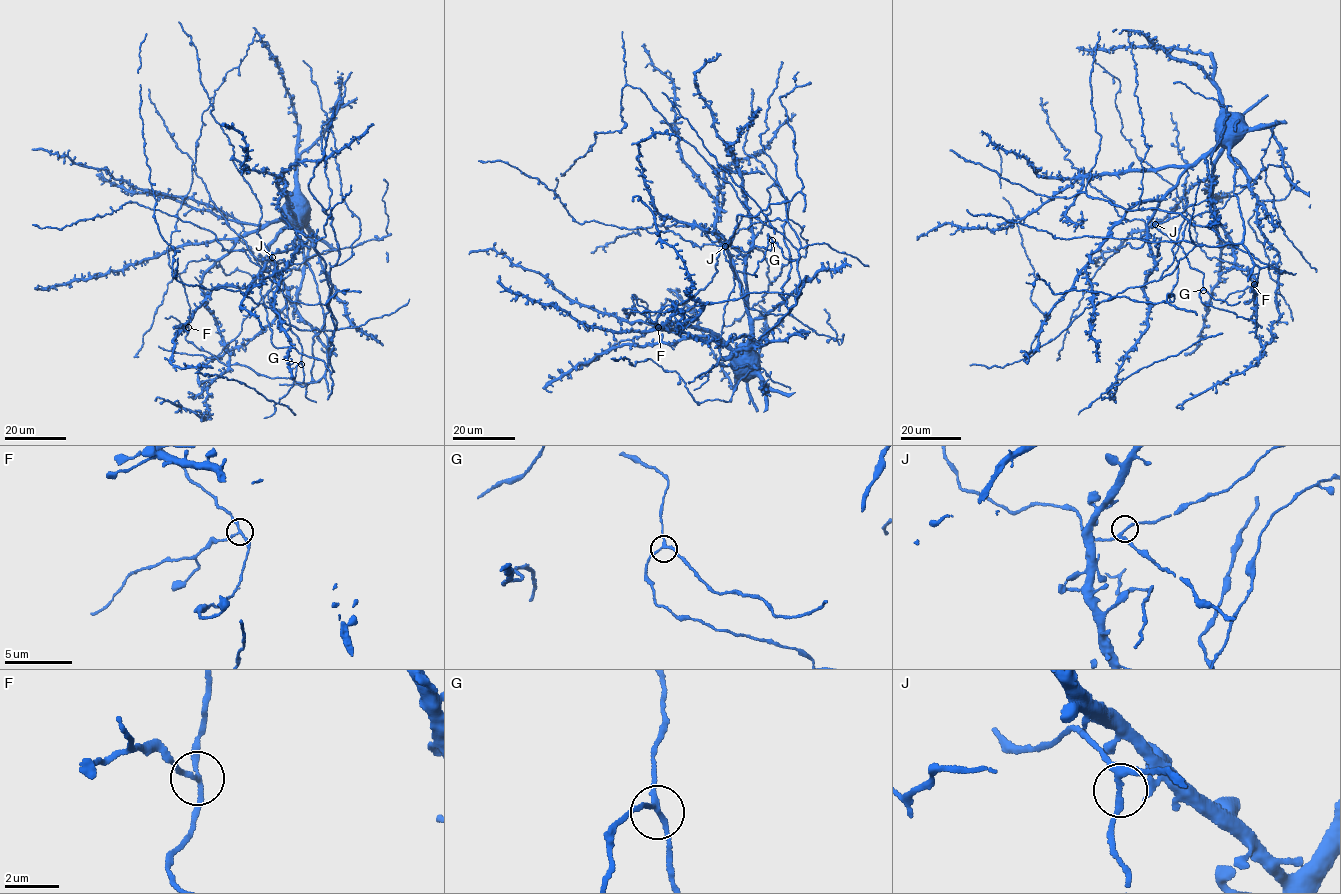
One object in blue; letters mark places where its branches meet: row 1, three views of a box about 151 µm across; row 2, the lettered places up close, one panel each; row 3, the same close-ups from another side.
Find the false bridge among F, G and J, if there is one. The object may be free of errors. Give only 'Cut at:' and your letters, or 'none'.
Cut at: F

